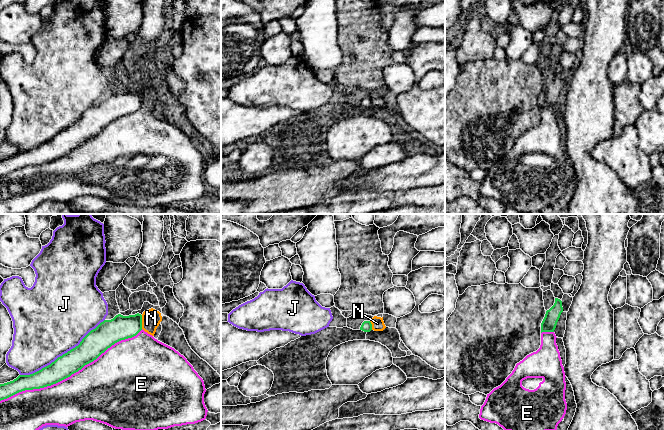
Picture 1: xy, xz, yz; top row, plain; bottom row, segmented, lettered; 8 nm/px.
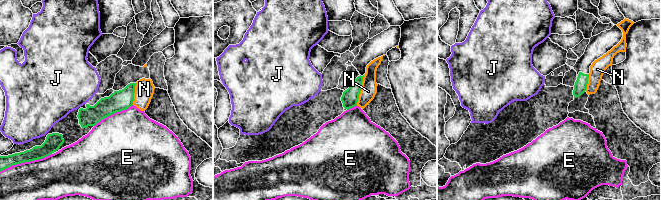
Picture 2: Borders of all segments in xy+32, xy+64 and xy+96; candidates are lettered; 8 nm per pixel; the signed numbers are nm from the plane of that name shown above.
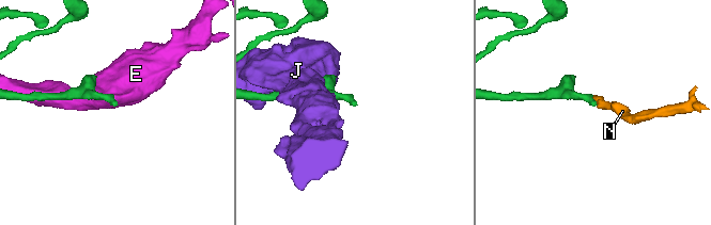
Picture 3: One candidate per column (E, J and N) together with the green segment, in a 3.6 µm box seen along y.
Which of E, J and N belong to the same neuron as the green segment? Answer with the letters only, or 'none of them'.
none of them

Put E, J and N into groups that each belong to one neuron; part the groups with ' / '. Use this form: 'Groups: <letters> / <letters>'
Groups: E N / J

